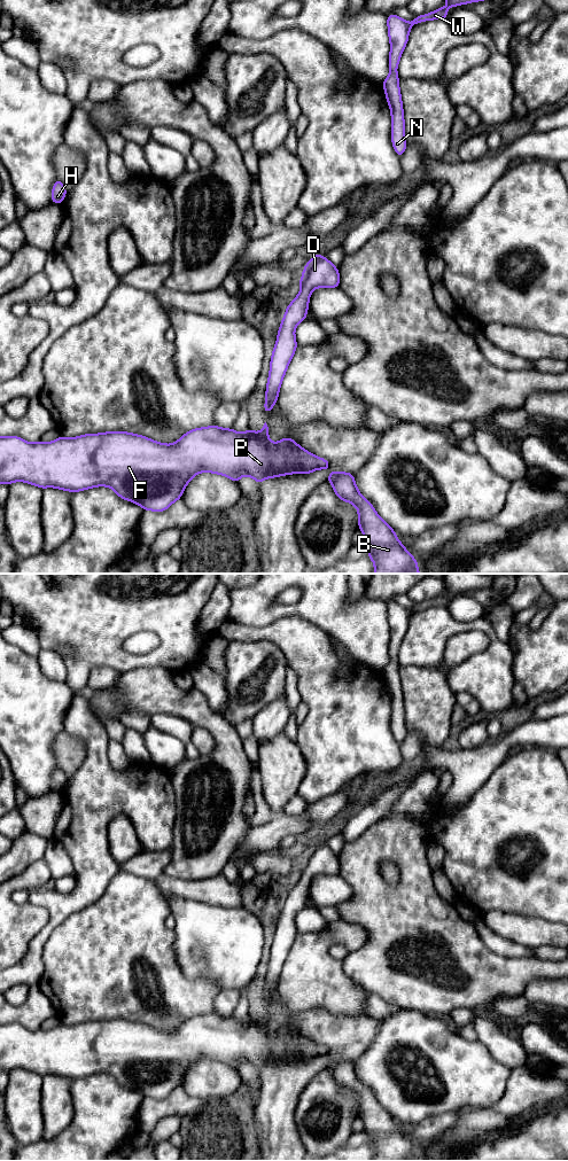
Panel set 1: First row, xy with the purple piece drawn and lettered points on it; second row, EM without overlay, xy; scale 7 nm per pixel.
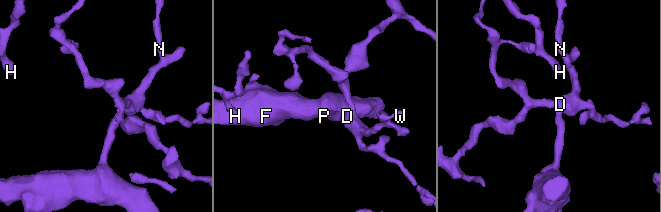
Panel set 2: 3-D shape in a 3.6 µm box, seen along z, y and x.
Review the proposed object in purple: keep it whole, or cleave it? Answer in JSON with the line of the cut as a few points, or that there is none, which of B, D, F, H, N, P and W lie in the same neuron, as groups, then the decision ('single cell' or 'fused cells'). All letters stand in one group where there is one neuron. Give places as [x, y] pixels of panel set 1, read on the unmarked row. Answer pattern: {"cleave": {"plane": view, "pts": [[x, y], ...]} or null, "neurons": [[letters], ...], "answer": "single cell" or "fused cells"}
{"cleave": null, "neurons": [["B", "D", "F", "H", "N", "P", "W"]], "answer": "single cell"}

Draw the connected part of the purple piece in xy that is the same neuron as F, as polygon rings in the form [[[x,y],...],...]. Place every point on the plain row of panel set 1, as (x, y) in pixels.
[[[266,1010],[259,1020],[250,1014],[243,1021],[218,1013],[196,1015],[173,1031],[119,1018],[72,1026],[60,1023],[48,1030],[29,1030],[18,1023],[0,1024],[0,1070],[9,1073],[18,1068],[40,1076],[56,1075],[70,1080],[108,1074],[119,1085],[154,1099],[164,1099],[181,1086],[189,1068],[203,1059],[226,1063],[235,1070],[247,1062],[259,1073],[265,1066],[310,1061],[329,1054],[328,1047],[310,1041],[289,1024],[272,1030]]]

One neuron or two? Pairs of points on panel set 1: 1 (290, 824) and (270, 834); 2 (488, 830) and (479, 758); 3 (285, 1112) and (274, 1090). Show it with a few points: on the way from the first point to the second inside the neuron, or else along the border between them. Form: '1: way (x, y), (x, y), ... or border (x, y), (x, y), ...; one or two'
1: way (286, 825), (280, 825), (274, 831); one
2: border (499, 764), (464, 804); two
3: way (279, 1106), (278, 1096); one

